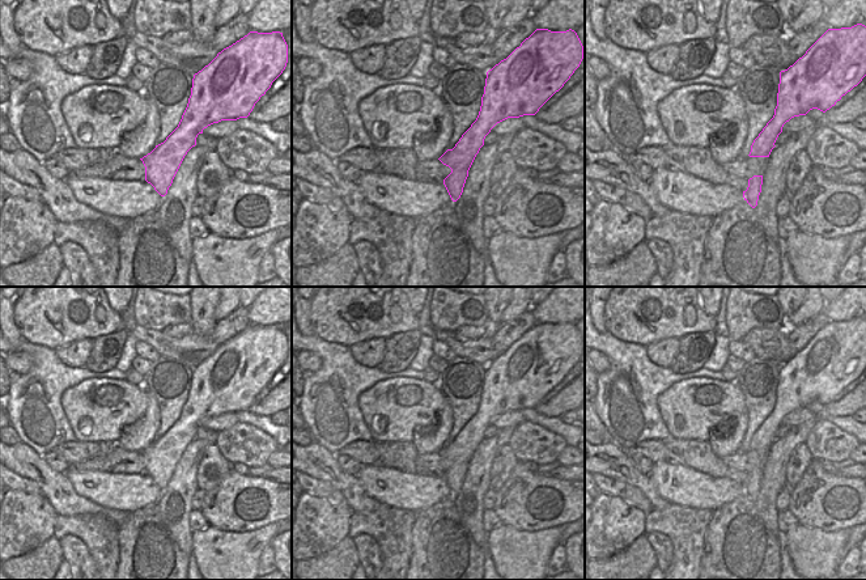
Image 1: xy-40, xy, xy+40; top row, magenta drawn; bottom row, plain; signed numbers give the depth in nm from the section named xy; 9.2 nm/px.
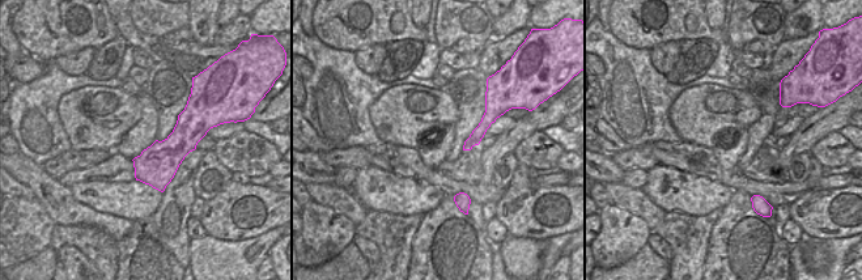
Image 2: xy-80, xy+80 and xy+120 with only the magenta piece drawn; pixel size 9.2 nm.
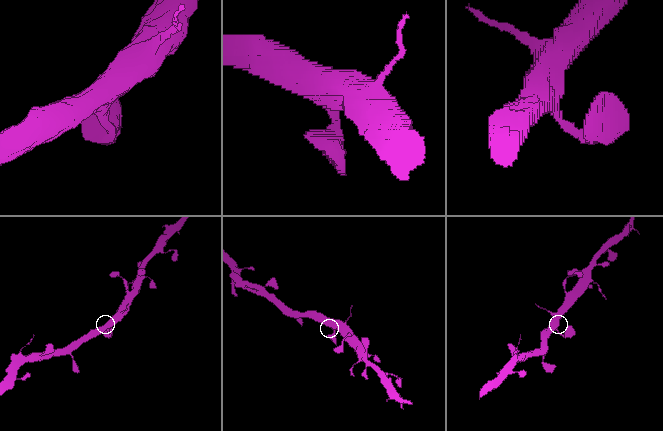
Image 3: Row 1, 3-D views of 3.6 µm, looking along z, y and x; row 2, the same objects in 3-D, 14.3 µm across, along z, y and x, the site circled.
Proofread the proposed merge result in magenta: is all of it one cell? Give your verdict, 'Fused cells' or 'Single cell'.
Single cell

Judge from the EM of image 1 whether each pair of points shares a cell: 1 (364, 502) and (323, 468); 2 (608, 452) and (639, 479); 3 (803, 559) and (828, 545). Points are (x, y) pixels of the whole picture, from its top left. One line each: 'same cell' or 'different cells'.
1: same cell
2: same cell
3: same cell

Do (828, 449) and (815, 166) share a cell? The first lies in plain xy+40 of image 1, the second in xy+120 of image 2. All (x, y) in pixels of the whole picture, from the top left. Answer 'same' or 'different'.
different

